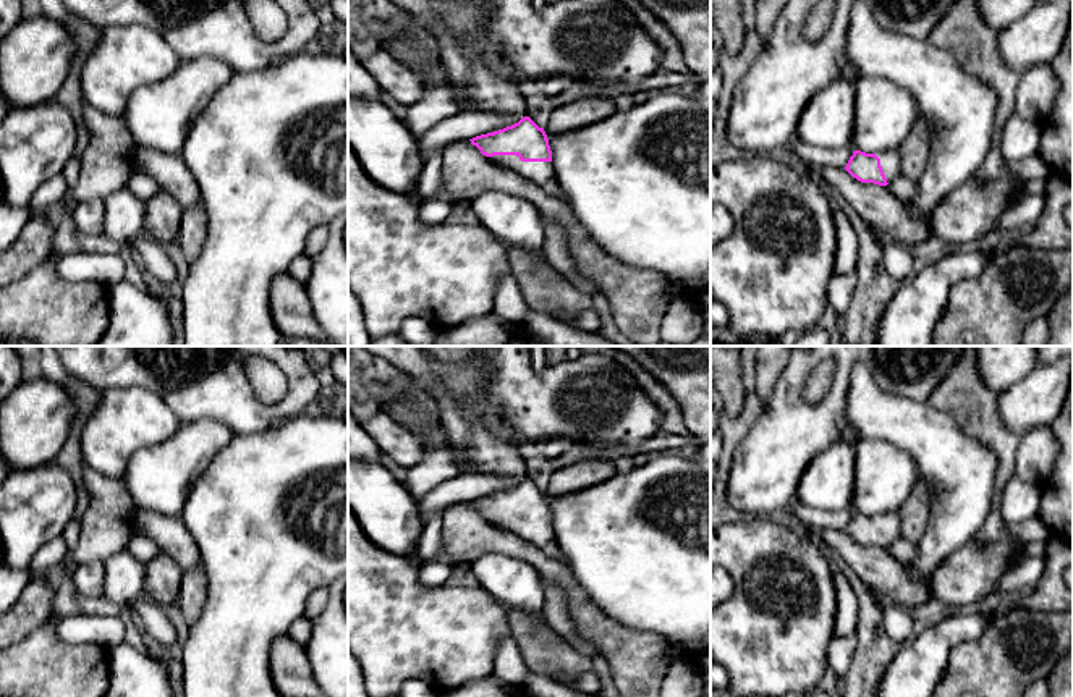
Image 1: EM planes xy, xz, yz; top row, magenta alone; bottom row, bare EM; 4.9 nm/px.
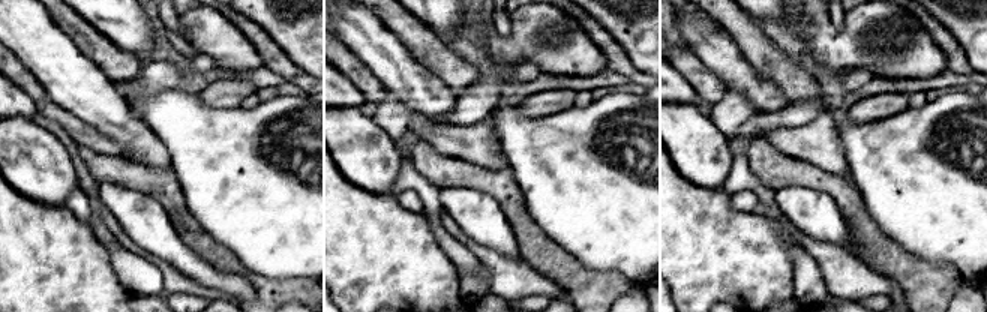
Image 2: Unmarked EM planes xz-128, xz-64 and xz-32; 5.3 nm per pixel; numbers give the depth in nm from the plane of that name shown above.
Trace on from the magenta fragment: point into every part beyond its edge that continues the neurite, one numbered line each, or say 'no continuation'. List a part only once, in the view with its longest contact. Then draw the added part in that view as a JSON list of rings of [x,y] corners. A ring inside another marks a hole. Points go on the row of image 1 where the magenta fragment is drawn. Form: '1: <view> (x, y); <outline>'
1: xz (542, 173); [[[494,155],[487,158],[537,183],[545,192],[563,197],[563,191],[555,178],[555,168],[552,162],[521,162],[518,155]]]

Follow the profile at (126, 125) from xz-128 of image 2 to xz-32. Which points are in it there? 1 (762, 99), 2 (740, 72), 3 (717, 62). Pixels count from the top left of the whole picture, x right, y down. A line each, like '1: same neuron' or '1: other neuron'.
1: same neuron
2: same neuron
3: same neuron

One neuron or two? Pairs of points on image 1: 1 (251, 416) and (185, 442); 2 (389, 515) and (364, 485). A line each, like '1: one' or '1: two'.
1: two
2: one

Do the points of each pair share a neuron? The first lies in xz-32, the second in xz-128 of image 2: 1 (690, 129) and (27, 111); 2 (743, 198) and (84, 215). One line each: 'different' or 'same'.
1: different
2: same

